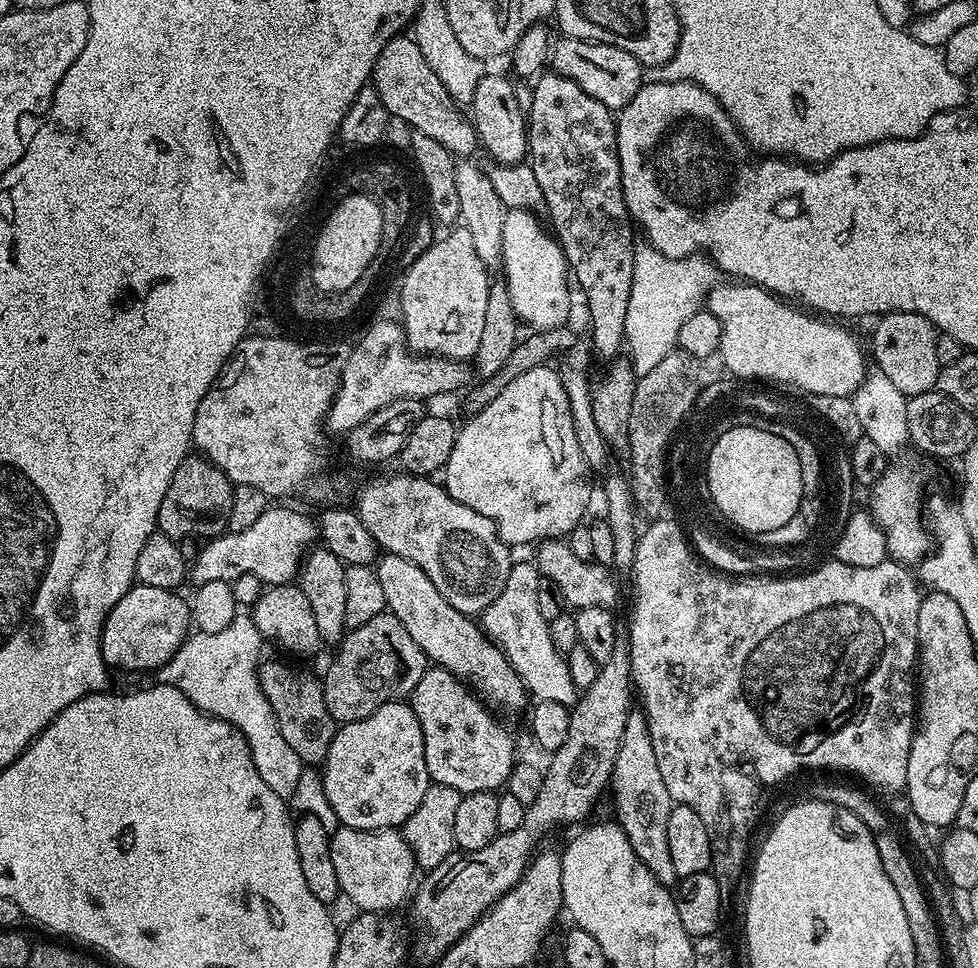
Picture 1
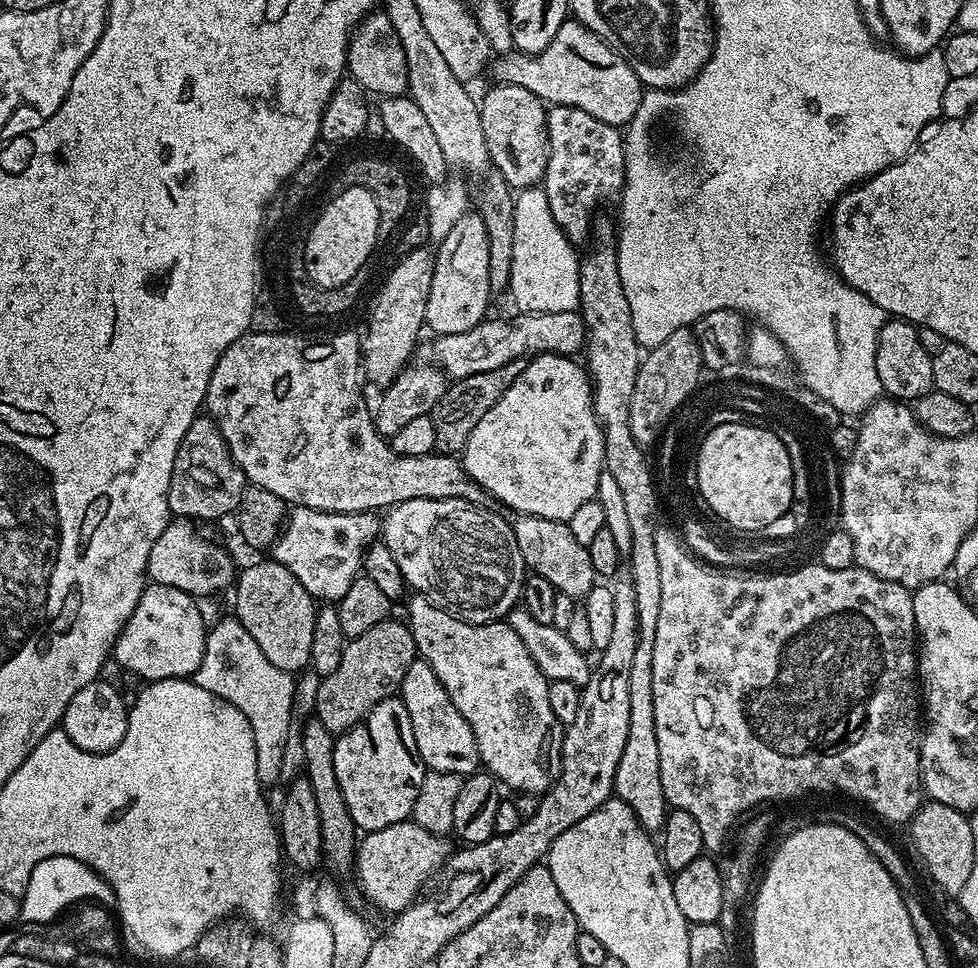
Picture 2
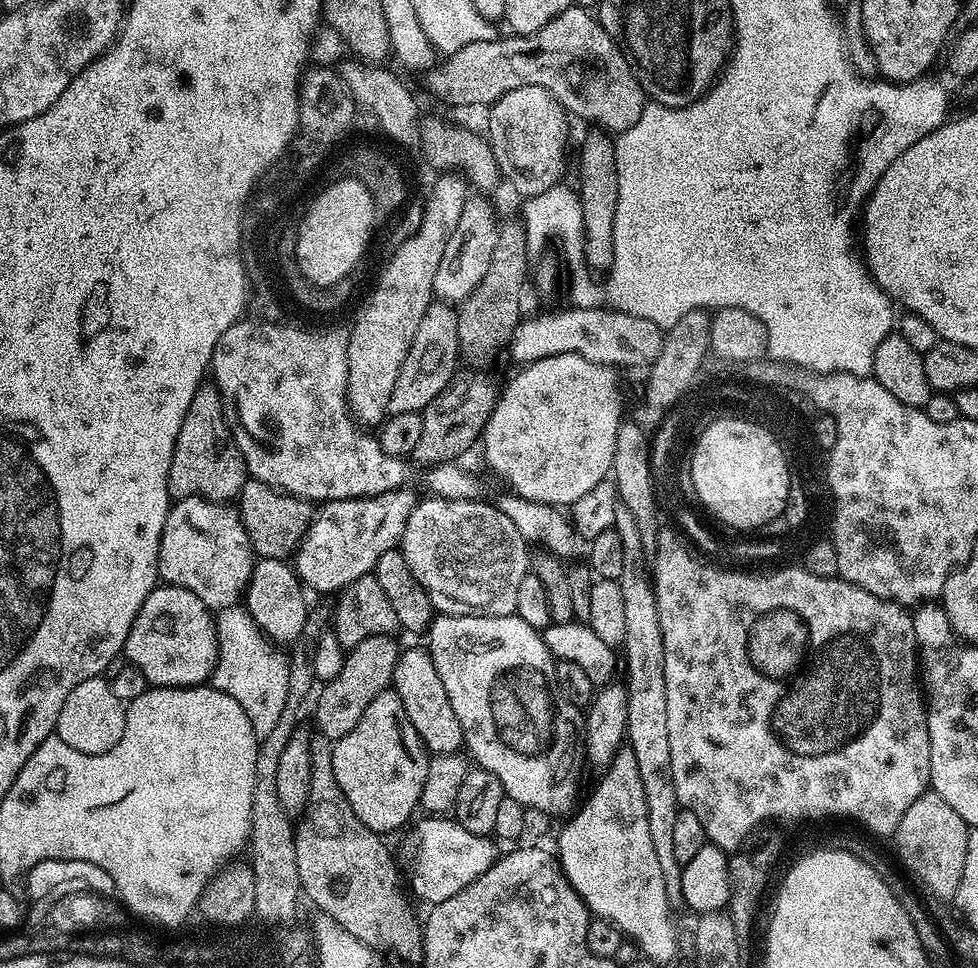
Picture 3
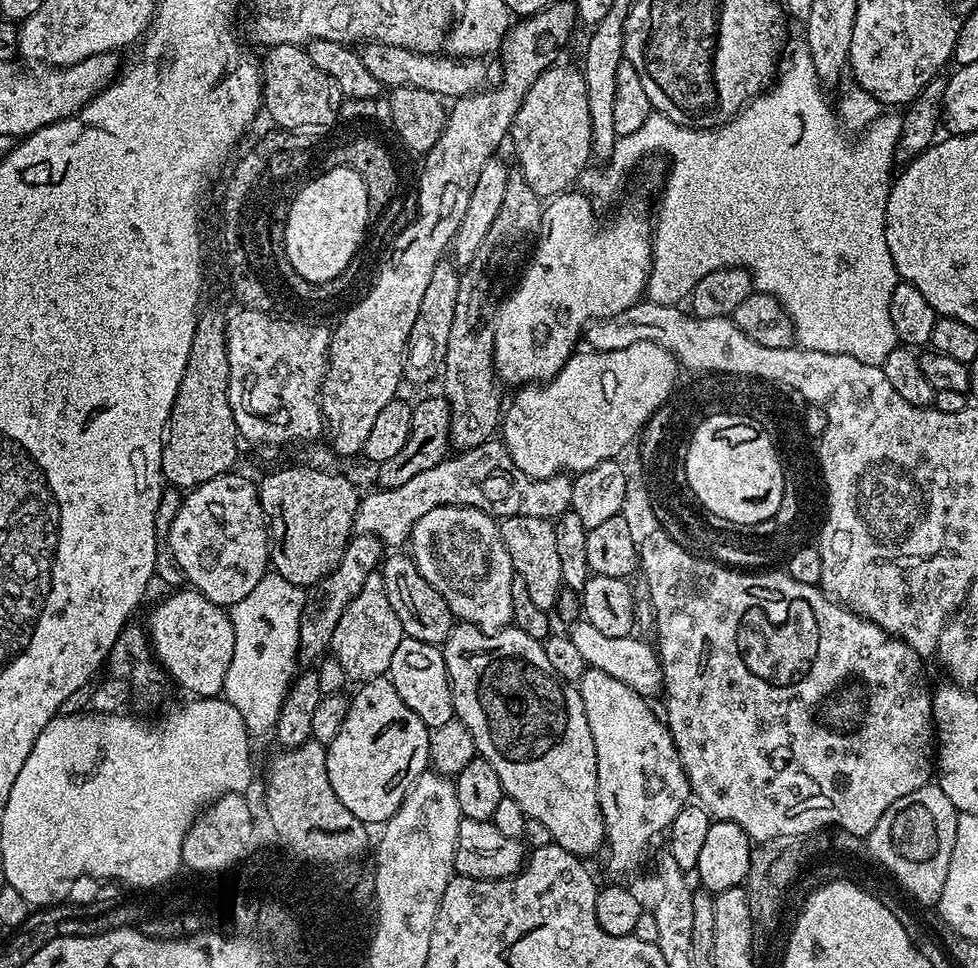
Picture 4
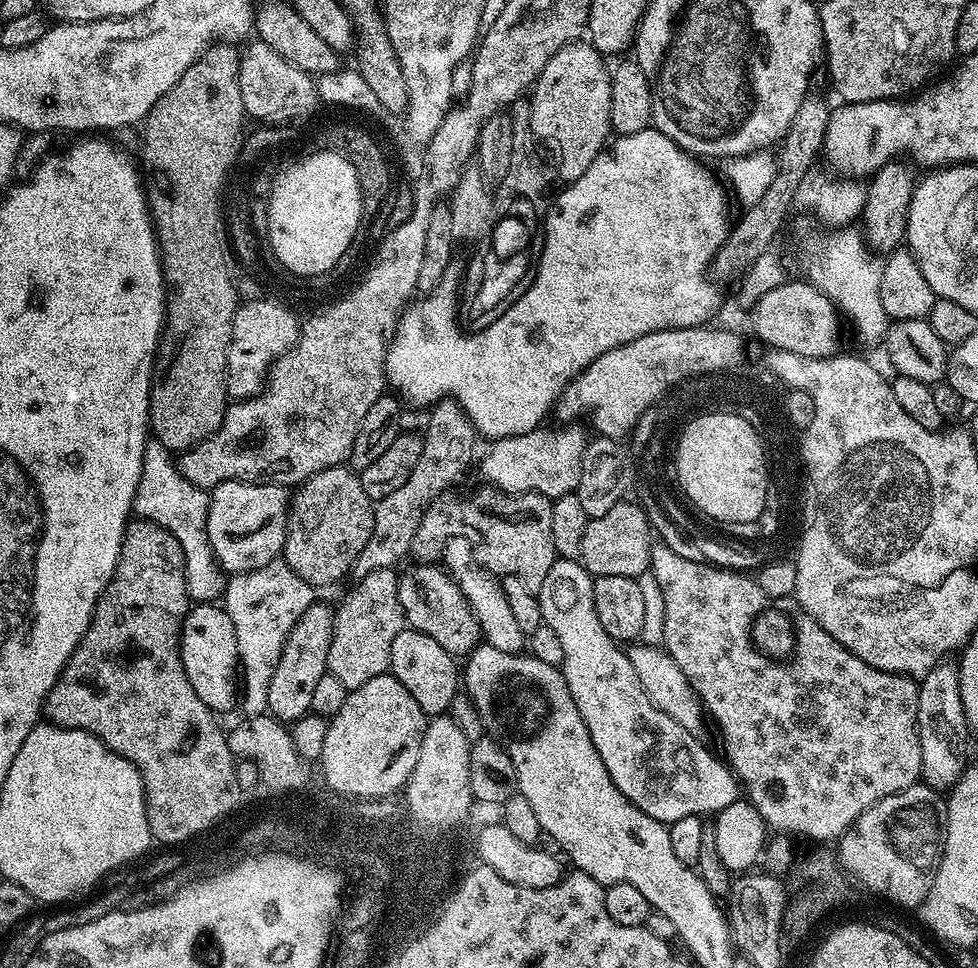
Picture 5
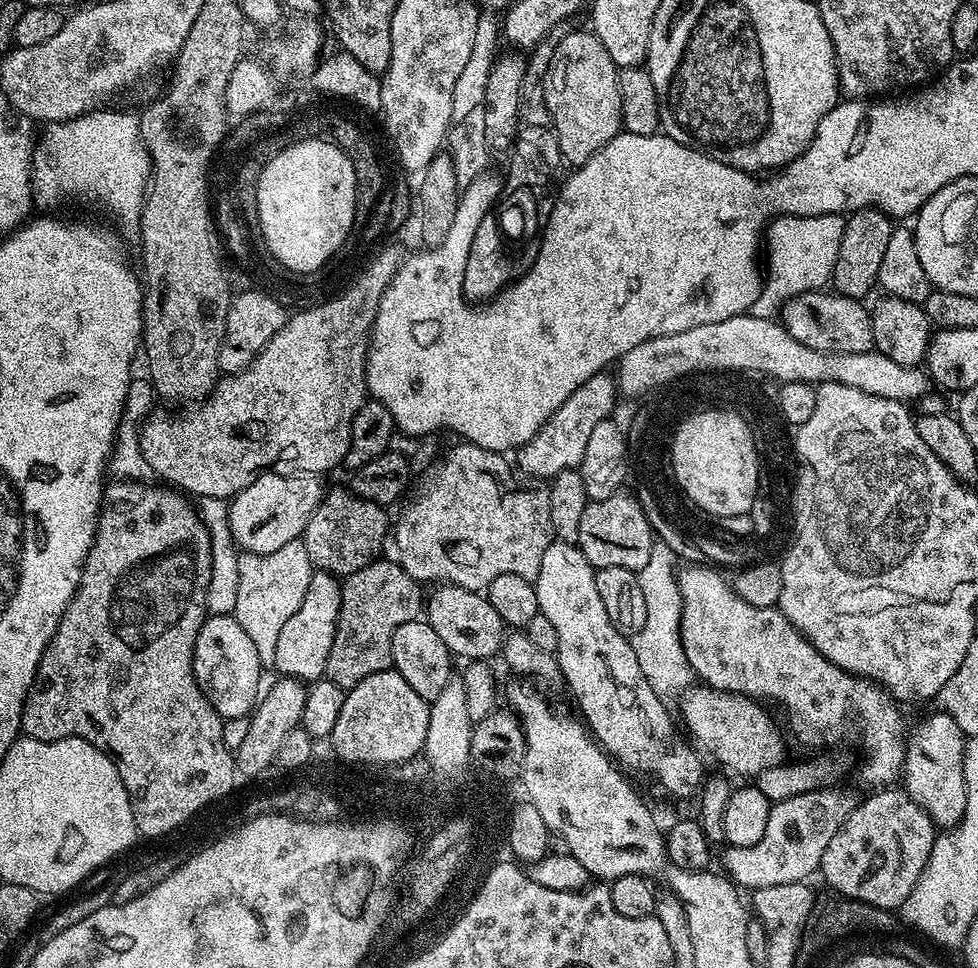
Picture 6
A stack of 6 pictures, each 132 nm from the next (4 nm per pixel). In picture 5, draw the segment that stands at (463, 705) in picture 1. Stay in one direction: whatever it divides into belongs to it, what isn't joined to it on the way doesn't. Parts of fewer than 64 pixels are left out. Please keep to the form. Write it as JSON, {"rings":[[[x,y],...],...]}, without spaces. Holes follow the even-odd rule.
{"rings":[[[407,626],[400,631],[398,638],[394,638],[394,646],[390,646],[390,672],[398,678],[398,682],[402,682],[402,686],[406,686],[406,690],[410,690],[410,698],[422,706],[428,718],[445,715],[462,684],[457,657],[442,650],[434,638]]]}

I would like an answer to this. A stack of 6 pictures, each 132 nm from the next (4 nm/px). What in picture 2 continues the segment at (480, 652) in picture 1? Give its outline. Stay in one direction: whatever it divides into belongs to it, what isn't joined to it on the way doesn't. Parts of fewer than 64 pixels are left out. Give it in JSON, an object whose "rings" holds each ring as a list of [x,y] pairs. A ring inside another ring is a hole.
{"rings":[[[416,594],[411,598],[406,623],[416,643],[419,659],[427,662],[434,674],[438,674],[438,682],[442,682],[454,706],[458,706],[458,714],[470,722],[470,730],[474,730],[478,742],[481,765],[503,787],[505,784],[516,792],[547,792],[560,776],[560,748],[564,744],[565,729],[550,706],[550,681],[542,674],[534,658],[530,658],[530,650],[526,650],[522,638],[518,638],[507,622],[468,624],[434,606],[425,596]]]}

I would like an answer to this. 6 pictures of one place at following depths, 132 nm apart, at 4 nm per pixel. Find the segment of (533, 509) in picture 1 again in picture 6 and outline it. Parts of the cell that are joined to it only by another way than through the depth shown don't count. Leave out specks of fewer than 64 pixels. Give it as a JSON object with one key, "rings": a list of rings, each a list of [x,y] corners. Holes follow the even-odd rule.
{"rings":[[[751,314],[726,318],[726,322],[710,322],[710,326],[694,326],[678,334],[650,338],[634,346],[634,350],[619,360],[614,375],[621,397],[644,398],[649,395],[648,384],[660,384],[660,380],[668,380],[668,376],[676,376],[676,372],[688,372],[688,368],[716,368],[724,374],[764,371],[768,378],[777,382],[802,382],[815,386],[833,380],[880,398],[901,402],[919,401],[930,391],[930,377],[923,367],[902,366],[894,362],[894,358],[886,358],[886,354],[875,350],[862,354],[810,350],[810,346],[802,346],[802,342],[790,338],[783,323]]]}

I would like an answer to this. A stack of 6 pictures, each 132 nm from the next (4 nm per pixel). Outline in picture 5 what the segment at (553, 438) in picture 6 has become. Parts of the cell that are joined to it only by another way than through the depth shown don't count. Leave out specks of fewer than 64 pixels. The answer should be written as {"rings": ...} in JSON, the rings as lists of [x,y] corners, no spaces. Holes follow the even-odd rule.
{"rings":[[[564,426],[561,432],[537,430],[496,440],[492,452],[485,454],[480,472],[495,491],[510,496],[520,496],[524,492],[537,492],[549,498],[573,495],[578,478],[582,478],[582,454],[586,443],[583,430],[576,427],[580,426]]]}

